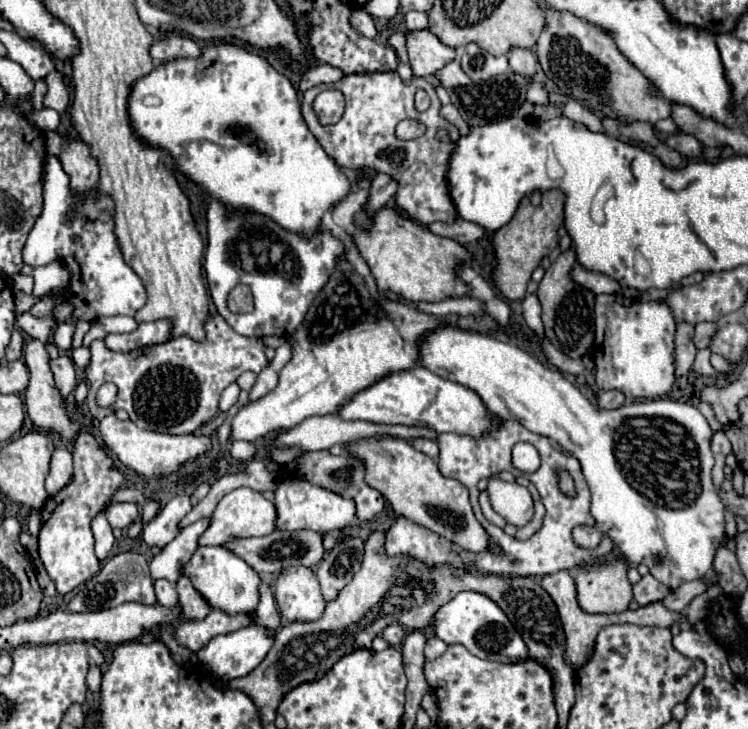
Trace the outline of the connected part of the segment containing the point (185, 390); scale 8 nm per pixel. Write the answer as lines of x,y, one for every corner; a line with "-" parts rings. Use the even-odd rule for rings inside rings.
214,314
206,320
206,340
204,342
194,342
188,336
174,338
156,346
146,346
134,352
112,352
106,348
102,340
94,340
90,344
90,364
84,368
84,378
88,382
88,410
96,420
102,420
108,416
108,412
116,410
126,410
130,414
130,420
142,428
142,430
152,430
152,432
164,432
164,434
190,434
198,426
206,424
218,414
218,400
222,390
232,384
242,372
254,372
258,374
264,366
268,366
268,360
264,356
264,344
260,338
246,338
236,334
226,320
220,314
-
112,382
118,386
118,400
110,408
100,408
96,406
96,392
102,384

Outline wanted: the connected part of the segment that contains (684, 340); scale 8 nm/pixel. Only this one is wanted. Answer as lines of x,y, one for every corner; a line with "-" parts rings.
680,322
676,336
674,336
674,360
676,360
676,378
686,376
692,368
696,348
692,344
692,334
694,334
694,324

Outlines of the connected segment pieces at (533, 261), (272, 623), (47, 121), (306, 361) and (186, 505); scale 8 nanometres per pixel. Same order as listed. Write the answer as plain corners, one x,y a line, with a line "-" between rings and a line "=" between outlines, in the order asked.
552,190
552,204
544,198
544,206
534,206
530,196
526,196
514,218
502,226
494,236
494,250
498,256
498,268
494,272
494,280
500,292
510,300
522,300
526,294
526,284
530,280
532,270
540,264
544,256
548,256
558,246
558,228
564,224
564,192
=
264,580
264,584
260,584
260,604
256,606
256,612
252,614
252,620
266,628
278,628
282,624
280,612
276,608
274,592
272,592
268,580
=
44,108
44,110
40,110
40,112
32,112
30,114
30,118
32,118
32,122
40,128
40,130
44,130
44,132
56,132
58,130
58,124
60,124
60,118
58,118
58,112
56,110
50,110
50,108
=
348,242
344,244
346,252
332,270
328,284
318,292
316,300
312,300
304,316
304,324
300,324
300,328
292,334
292,358
280,370
278,386
238,410
238,414
230,420
228,442
256,442
290,430
310,416
336,414
358,392
370,388
388,374
418,366
422,338
444,324
454,324
460,330
482,332
488,336
500,328
510,338
526,338
518,324
510,322
500,326
486,312
450,320
420,312
396,298
382,296
358,248
=
182,494
182,496
176,496
172,498
160,512
154,520
150,520
144,530
142,530
142,540
148,544
148,546
164,546
168,542
172,542
178,532
180,532
180,522
182,518
192,510
192,504
190,504
190,496

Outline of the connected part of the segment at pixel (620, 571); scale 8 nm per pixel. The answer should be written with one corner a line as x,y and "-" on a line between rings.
610,562
598,566
582,566
576,572
576,588
578,588
578,604
584,612
590,614
610,614
610,612
624,612
632,602
632,584
626,576
624,562

